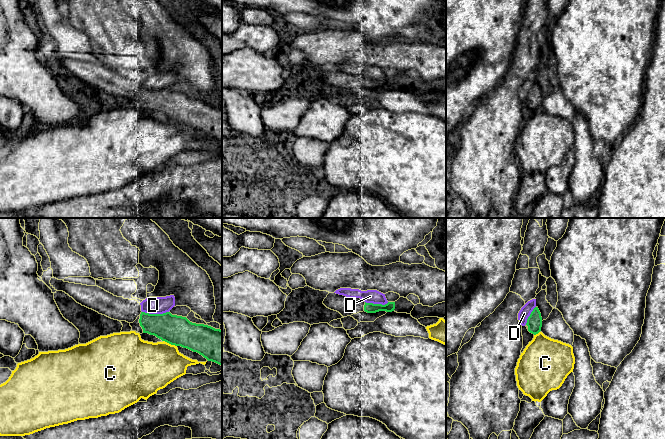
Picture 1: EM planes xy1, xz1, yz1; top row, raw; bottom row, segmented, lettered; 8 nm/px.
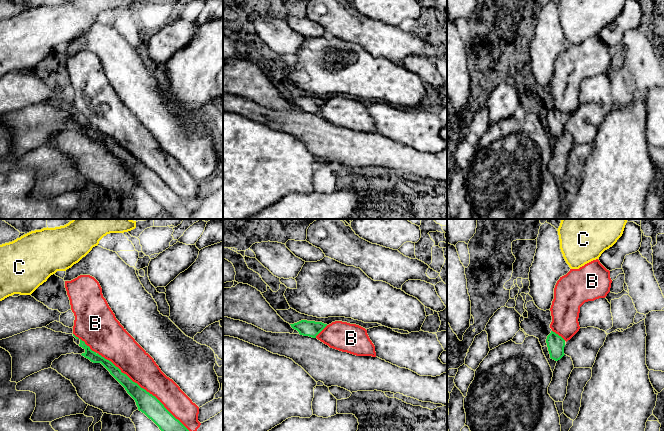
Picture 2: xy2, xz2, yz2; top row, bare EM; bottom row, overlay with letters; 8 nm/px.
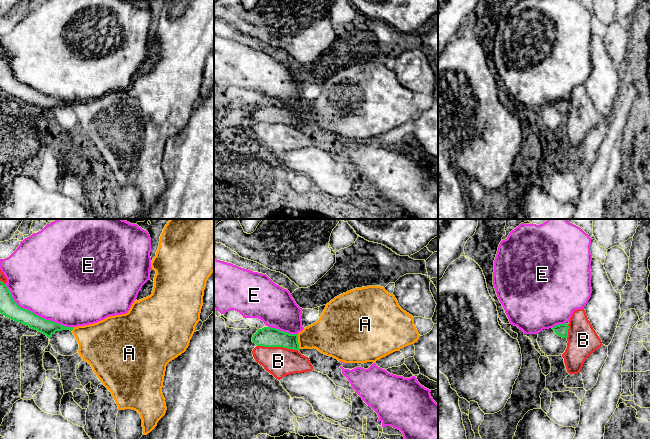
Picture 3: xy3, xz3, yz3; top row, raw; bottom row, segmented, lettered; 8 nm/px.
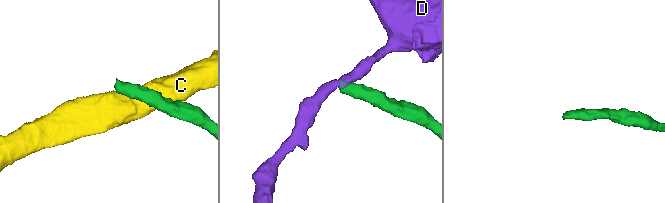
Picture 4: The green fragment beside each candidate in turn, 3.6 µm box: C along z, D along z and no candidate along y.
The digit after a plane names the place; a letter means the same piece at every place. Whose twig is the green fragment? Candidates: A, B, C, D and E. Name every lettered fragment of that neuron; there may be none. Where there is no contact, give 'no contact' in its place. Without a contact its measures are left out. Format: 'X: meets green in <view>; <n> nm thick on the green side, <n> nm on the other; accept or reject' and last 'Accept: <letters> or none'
A: meets green in xz3; 160 nm thick on the green side, 280 nm on the other; accept
B: meets green in xy2; 160 nm thick on the green side, 260 nm on the other; reject
C: meets green in xy1; 240 nm thick on the green side, 380 nm on the other; reject
D: meets green in xy1; 240 nm thick on the green side, 140 nm on the other; reject
E: meets green in xy3; 150 nm thick on the green side, 480 nm on the other; reject
Accept: A

